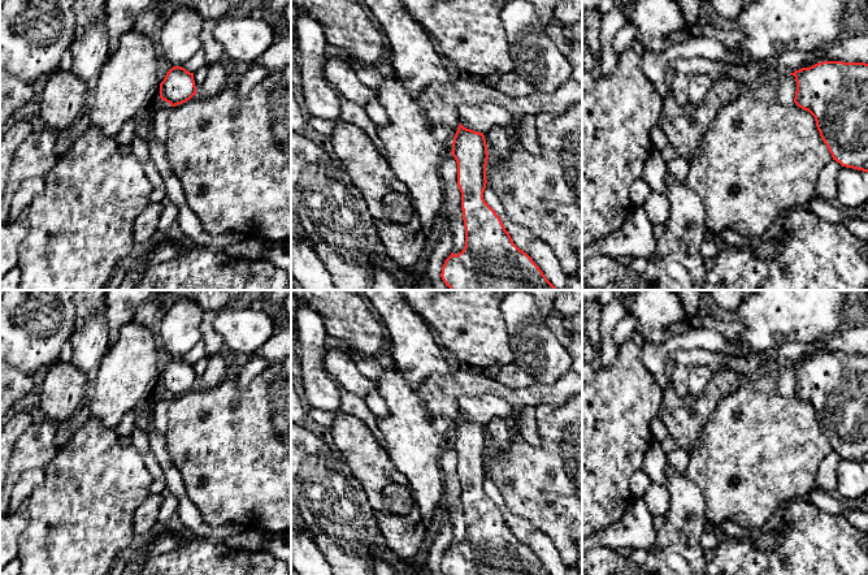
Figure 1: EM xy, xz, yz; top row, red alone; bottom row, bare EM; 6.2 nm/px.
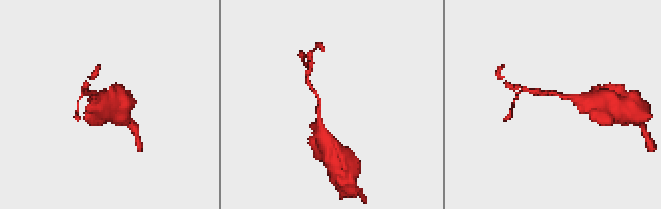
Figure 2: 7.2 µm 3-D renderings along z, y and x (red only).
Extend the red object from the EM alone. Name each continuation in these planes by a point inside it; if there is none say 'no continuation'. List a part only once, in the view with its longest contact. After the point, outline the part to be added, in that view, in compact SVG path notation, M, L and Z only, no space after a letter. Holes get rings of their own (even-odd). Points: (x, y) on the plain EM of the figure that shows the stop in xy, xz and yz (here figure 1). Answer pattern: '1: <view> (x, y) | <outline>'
no continuation

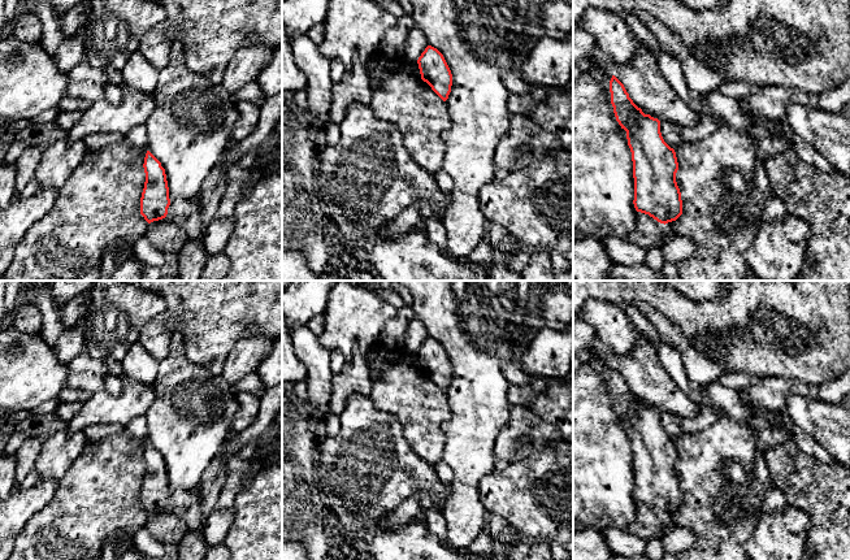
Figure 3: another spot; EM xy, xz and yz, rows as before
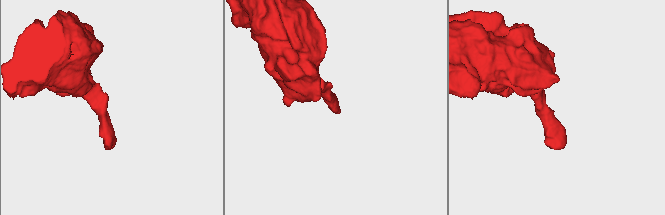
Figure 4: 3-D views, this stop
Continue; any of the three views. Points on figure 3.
1: xy (183, 503) | M200 486L195 490L178 490L170 492L166 511L174 513L183 520L188 530L200 530L204 524L204 517L199 504Z

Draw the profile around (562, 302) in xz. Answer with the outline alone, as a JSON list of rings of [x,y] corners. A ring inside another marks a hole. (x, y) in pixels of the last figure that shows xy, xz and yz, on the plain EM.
[[[558,283],[547,285],[538,291],[545,326],[552,330],[567,330],[573,324],[573,298]]]

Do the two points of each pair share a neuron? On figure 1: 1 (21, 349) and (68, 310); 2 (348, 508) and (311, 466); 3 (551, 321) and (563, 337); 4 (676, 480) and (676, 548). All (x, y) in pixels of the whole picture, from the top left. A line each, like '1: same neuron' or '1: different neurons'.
1: same neuron
2: same neuron
3: same neuron
4: same neuron

